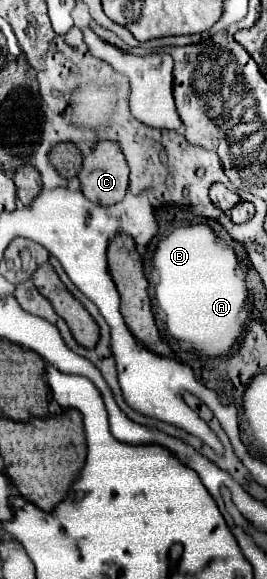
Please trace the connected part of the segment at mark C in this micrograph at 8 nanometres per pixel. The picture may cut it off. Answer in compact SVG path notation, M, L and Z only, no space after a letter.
M99 142L97 148L85 158L83 162L83 170L79 172L79 180L81 180L81 192L93 202L93 204L101 204L101 206L111 206L123 200L123 196L127 194L129 188L129 168L125 166L125 158L119 152L119 146L115 142Z

